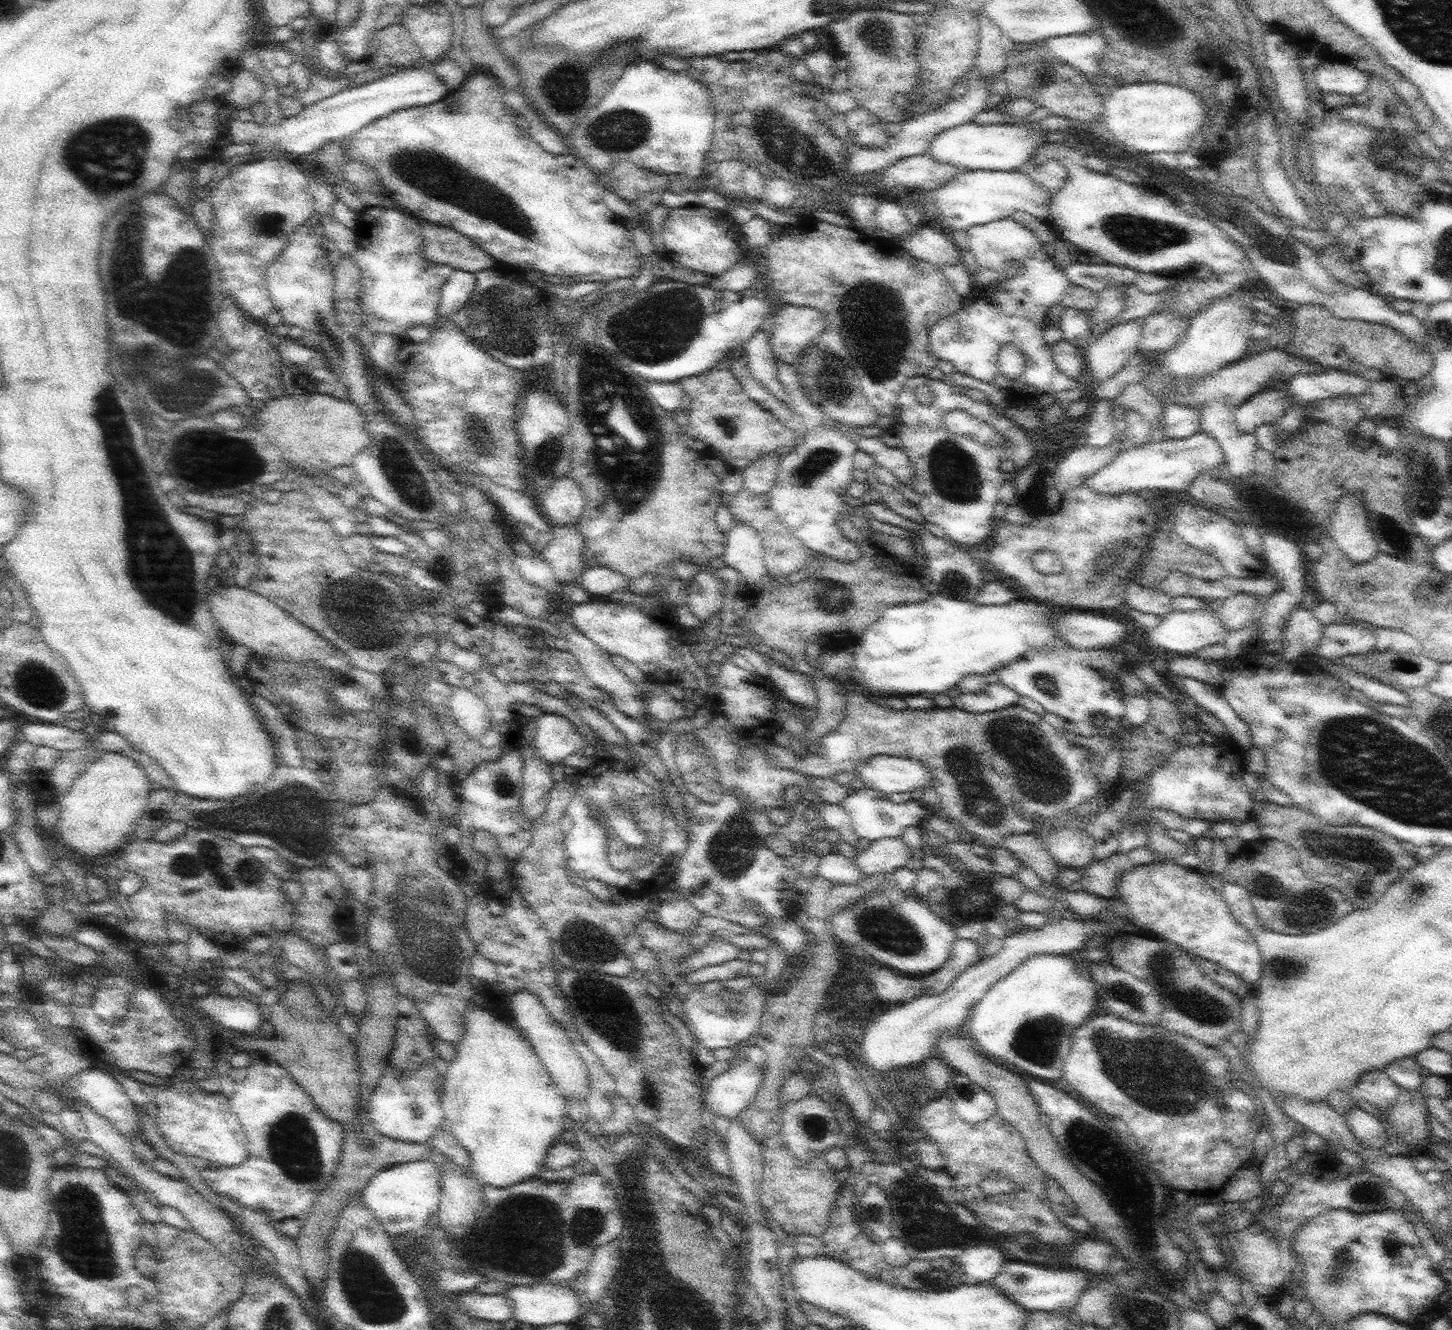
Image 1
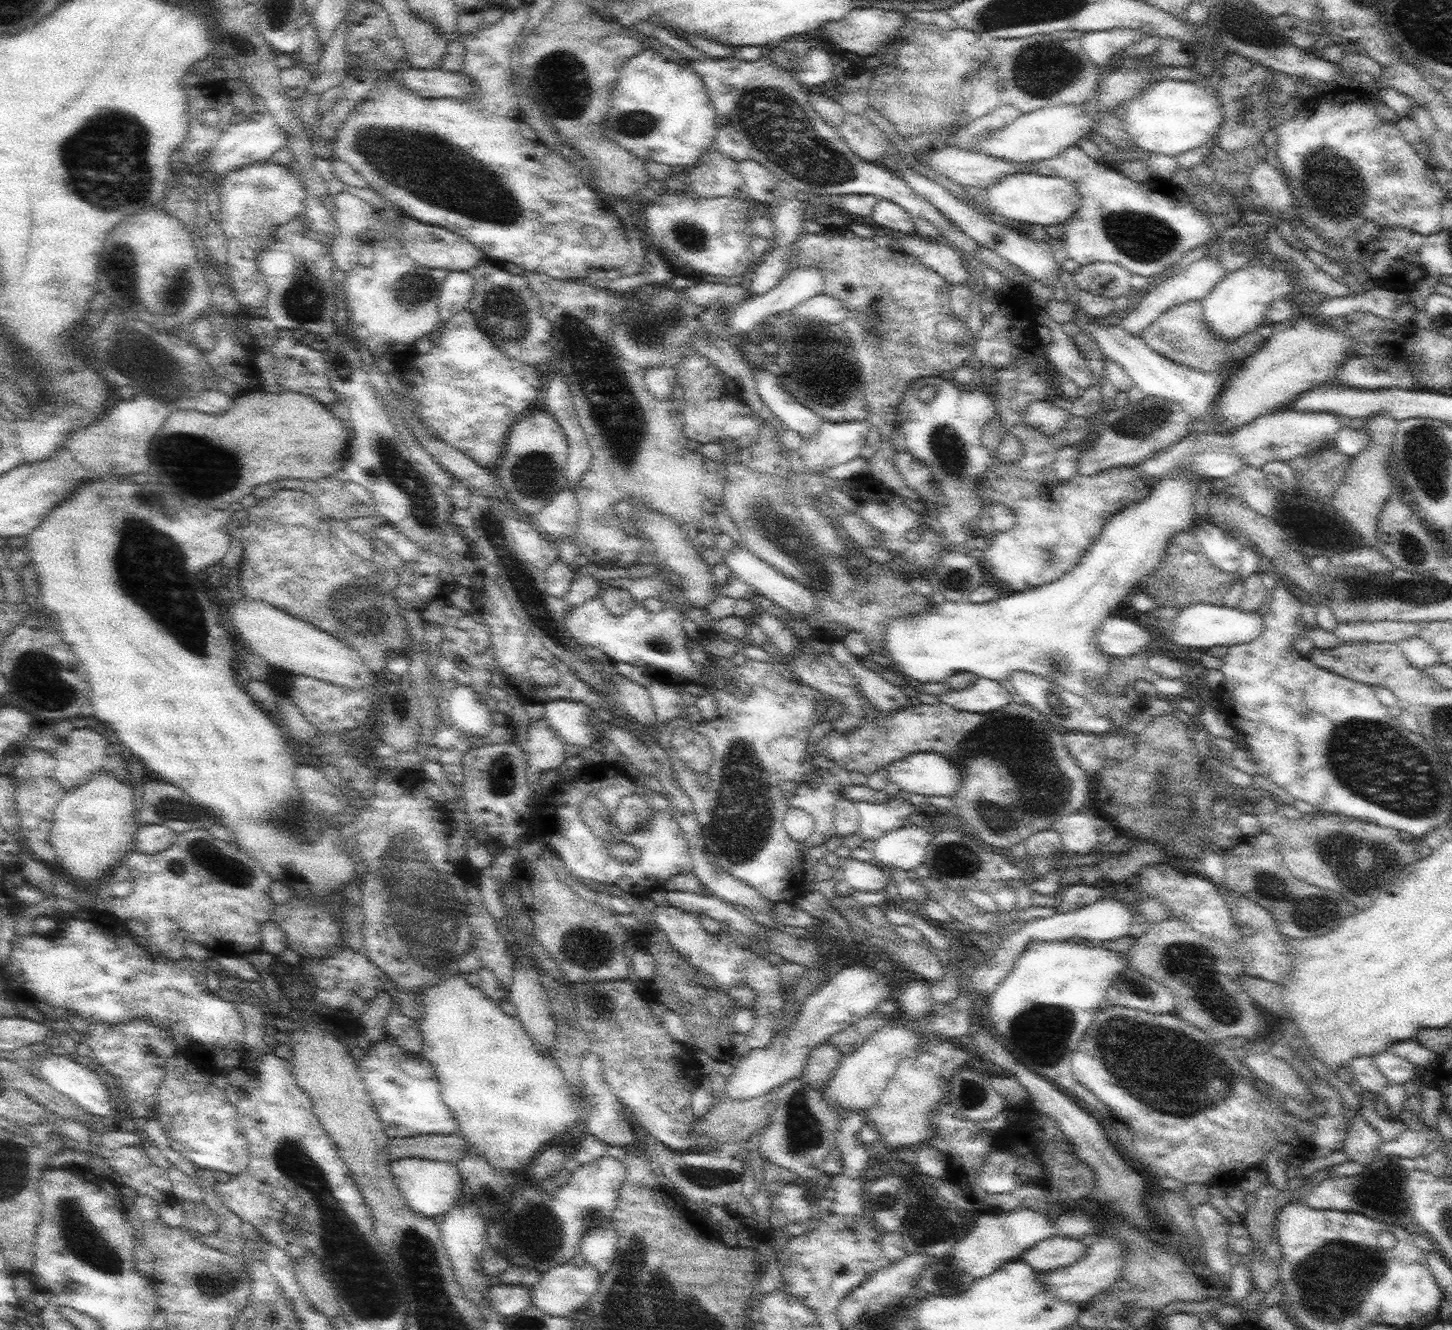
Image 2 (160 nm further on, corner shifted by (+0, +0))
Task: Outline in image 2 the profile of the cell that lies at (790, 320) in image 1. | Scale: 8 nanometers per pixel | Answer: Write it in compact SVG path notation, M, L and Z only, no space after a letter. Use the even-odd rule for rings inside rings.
M824 293L795 306L790 312L794 314L796 320L802 320L802 318L816 320L818 318L818 320L824 320L826 324L842 324L848 318L848 309L842 301Z

